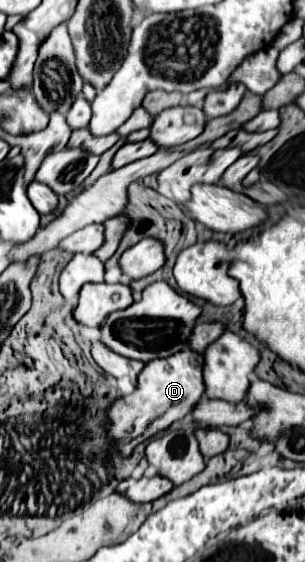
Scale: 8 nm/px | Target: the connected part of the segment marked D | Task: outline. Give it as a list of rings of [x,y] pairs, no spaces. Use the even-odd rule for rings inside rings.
[[[192,350],[178,352],[176,356],[168,356],[164,360],[148,362],[144,372],[138,376],[134,394],[122,396],[116,400],[116,408],[112,408],[112,436],[120,440],[120,448],[124,448],[124,452],[132,452],[136,444],[152,438],[156,432],[168,428],[174,420],[192,412],[200,398],[206,394],[202,370],[204,356]]]

